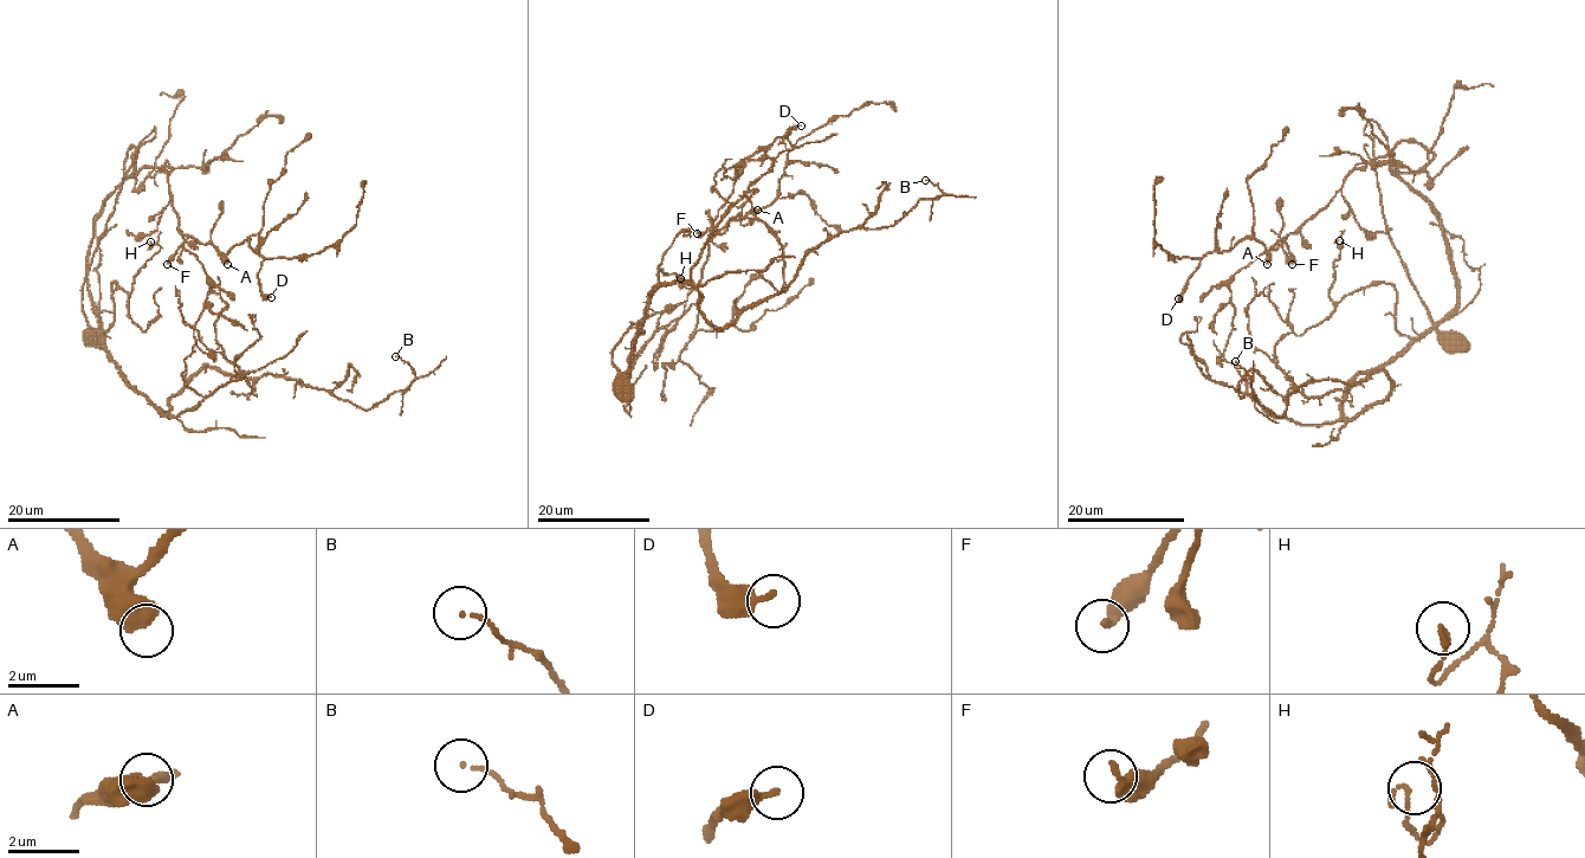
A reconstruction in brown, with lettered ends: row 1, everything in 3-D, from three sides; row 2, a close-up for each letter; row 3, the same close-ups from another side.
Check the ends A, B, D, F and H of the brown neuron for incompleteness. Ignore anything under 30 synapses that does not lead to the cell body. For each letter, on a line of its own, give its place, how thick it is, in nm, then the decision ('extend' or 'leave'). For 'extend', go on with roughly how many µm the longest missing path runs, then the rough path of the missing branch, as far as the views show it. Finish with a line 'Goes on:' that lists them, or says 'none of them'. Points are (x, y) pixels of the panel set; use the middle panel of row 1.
A: (757, 210) | 650 nm | leave
B: (925, 180) | 90 nm | leave
D: (801, 126) | 360 nm | leave
F: (697, 233) | 360 nm | leave
H: (680, 278) | 120 nm | leave
Goes on: none of them

